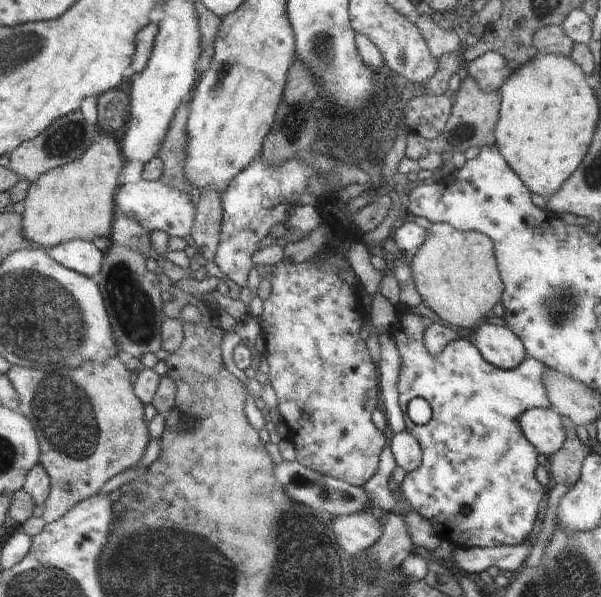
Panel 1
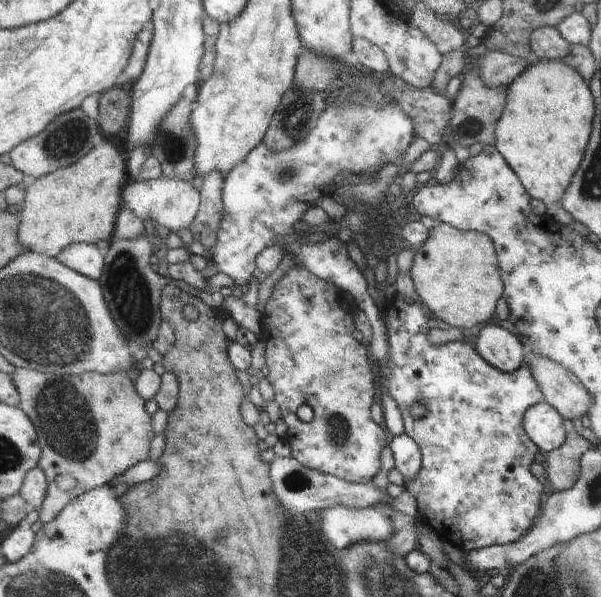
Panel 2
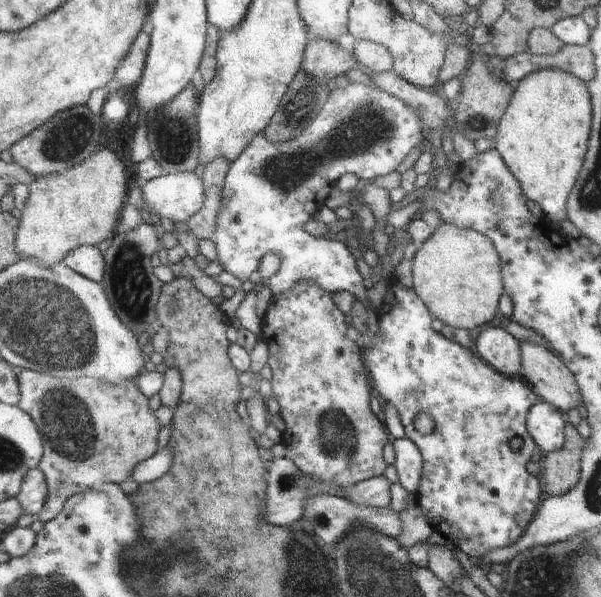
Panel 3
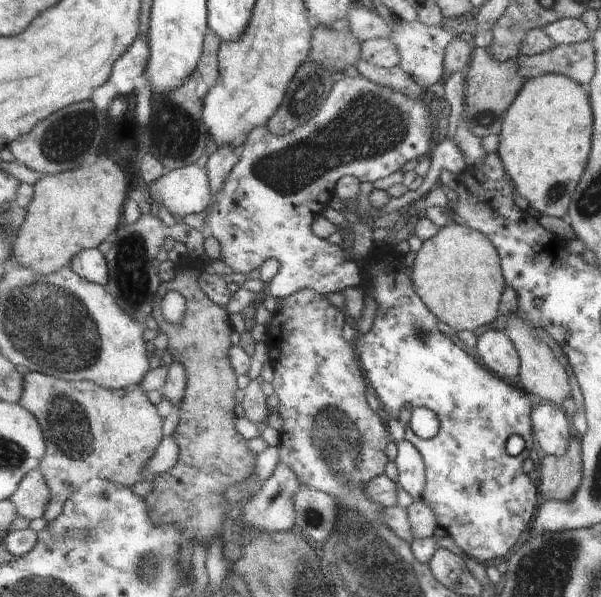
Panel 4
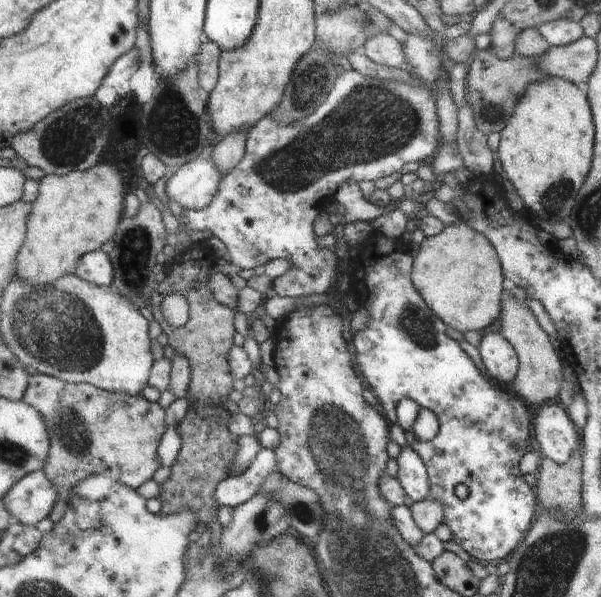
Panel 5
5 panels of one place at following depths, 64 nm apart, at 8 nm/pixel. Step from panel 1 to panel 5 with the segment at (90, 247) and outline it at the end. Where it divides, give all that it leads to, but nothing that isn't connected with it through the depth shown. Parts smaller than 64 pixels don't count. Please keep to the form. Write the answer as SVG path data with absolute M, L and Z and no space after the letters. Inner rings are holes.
M102 249L84 254L76 272L80 278L100 286L112 286L115 282L116 271L111 255Z

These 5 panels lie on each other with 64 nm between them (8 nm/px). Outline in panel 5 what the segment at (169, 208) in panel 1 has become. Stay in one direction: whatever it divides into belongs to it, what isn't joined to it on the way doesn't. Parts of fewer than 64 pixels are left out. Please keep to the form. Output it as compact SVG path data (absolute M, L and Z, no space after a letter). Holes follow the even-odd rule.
M196 158L173 170L166 178L165 192L170 200L187 210L206 209L219 190L219 167L210 158Z

